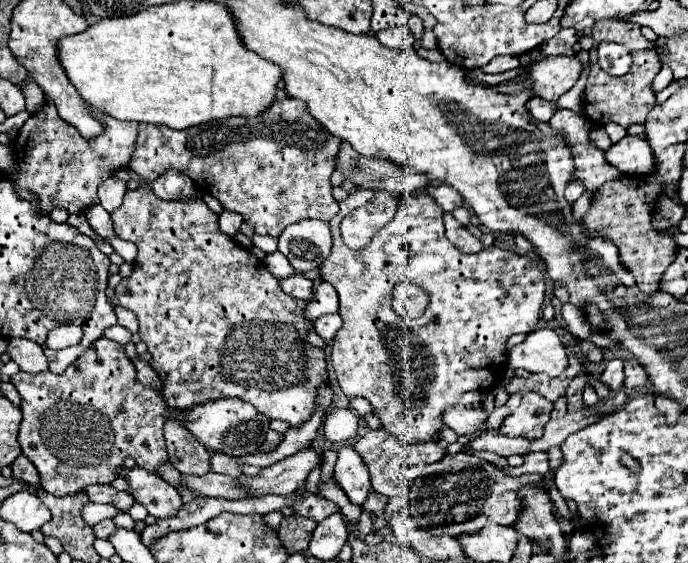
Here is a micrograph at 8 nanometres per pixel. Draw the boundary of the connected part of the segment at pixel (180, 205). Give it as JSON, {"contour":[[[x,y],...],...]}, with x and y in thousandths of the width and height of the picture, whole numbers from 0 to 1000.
{"contour":[[[205,329],[202,336],[182,343],[179,364],[161,378],[161,389],[164,389],[164,400],[167,400],[167,414],[176,425],[190,428],[190,432],[199,435],[199,456],[196,456],[196,467],[193,467],[193,485],[188,492],[176,496],[176,503],[167,510],[167,528],[158,538],[164,545],[182,545],[182,549],[188,549],[188,552],[193,552],[199,560],[205,606],[214,613],[214,620],[217,620],[217,627],[222,634],[217,648],[228,659],[228,666],[237,677],[237,709],[240,709],[240,716],[246,723],[251,723],[251,726],[275,726],[278,719],[289,719],[289,716],[298,716],[298,712],[344,705],[344,709],[353,709],[353,712],[371,719],[391,744],[417,748],[423,758],[432,758],[432,755],[443,751],[458,730],[461,687],[475,677],[469,620],[452,616],[443,606],[446,588],[455,581],[455,574],[440,563],[440,545],[446,542],[446,535],[438,535],[432,528],[420,528],[417,520],[411,520],[411,513],[406,510],[403,492],[388,481],[385,467],[376,464],[362,442],[353,442],[339,421],[327,417],[318,407],[318,385],[292,353],[237,357],[219,339],[217,329]]]}

